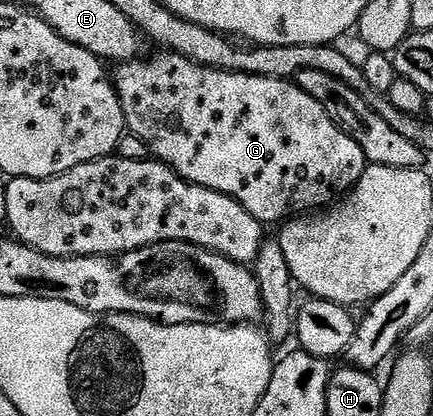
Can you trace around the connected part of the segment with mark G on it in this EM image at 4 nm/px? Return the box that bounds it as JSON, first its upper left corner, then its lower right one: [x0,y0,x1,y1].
[116,53,367,224]

